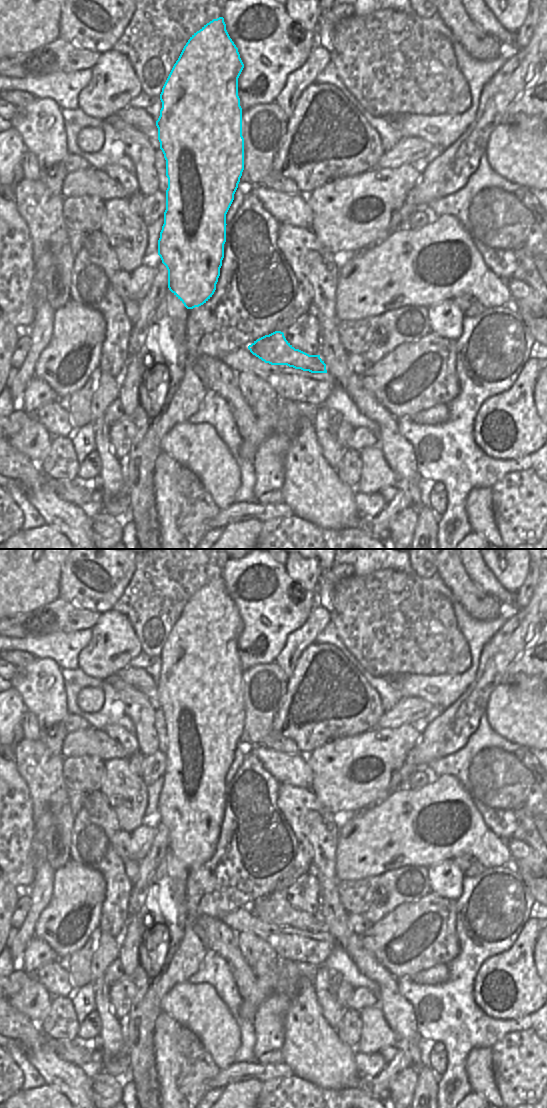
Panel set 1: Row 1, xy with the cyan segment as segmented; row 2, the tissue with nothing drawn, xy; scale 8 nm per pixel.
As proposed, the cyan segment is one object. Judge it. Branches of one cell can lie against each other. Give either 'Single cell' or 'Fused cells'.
Single cell

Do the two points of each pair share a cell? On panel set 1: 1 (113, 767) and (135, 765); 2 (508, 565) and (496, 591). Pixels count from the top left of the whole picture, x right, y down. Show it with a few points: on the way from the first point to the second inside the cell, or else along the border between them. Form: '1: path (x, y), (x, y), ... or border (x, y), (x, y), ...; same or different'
1: border (127, 759), (130, 767), (141, 777); different
2: border (486, 564), (493, 576), (515, 595); different

